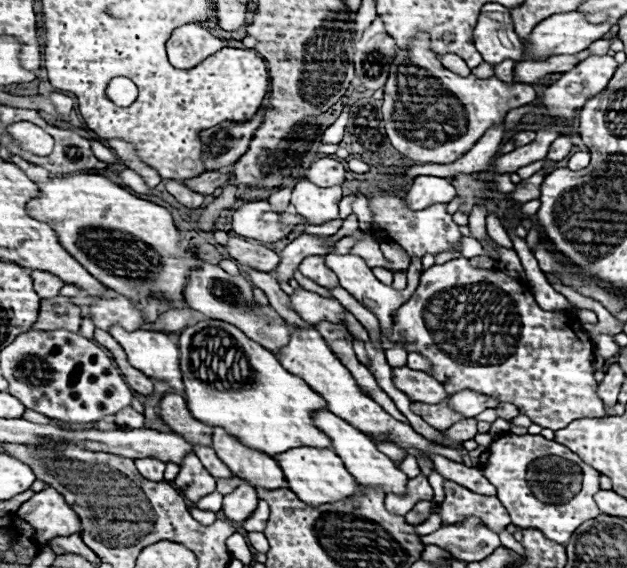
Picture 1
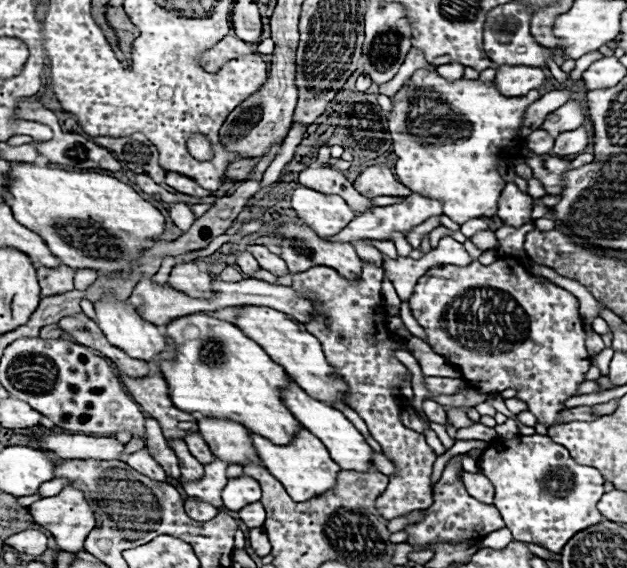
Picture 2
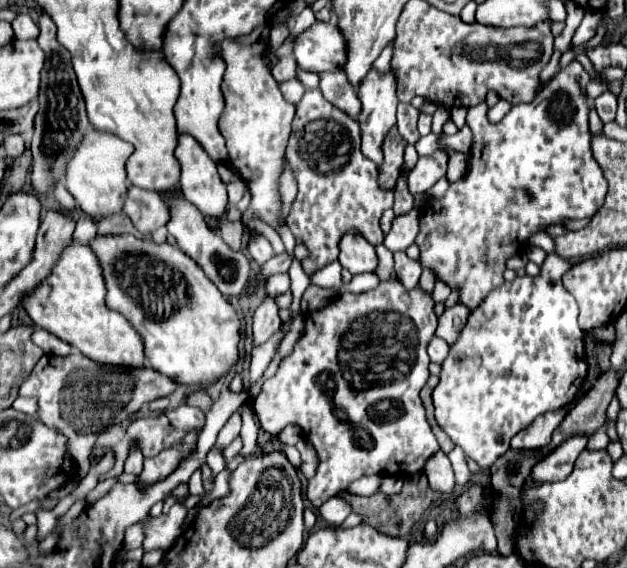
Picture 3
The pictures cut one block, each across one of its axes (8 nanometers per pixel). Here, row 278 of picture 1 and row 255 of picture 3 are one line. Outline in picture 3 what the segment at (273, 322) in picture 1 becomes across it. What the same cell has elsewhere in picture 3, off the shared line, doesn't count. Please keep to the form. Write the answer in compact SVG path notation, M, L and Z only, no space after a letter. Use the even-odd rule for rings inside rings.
M174 198L168 200L168 204L172 206L172 222L168 222L168 230L170 234L176 238L178 248L184 250L184 254L188 254L204 272L206 276L216 284L216 288L228 298L228 296L240 296L248 278L250 278L250 258L244 252L236 252L232 250L220 234L212 232L202 216L202 212L186 202L184 198Z

